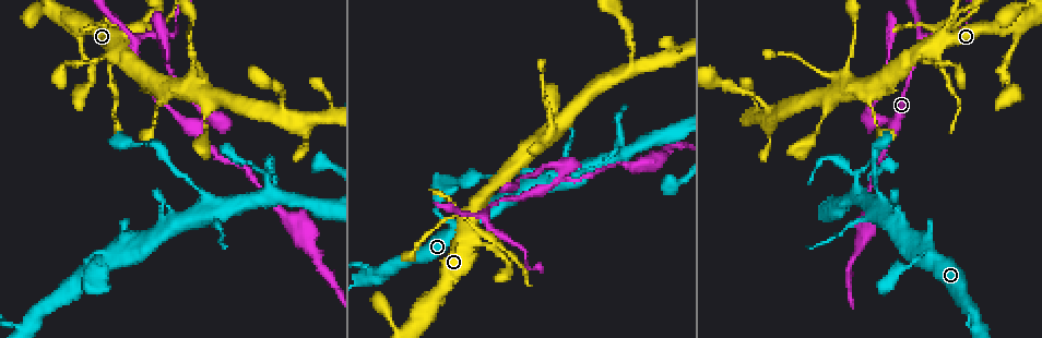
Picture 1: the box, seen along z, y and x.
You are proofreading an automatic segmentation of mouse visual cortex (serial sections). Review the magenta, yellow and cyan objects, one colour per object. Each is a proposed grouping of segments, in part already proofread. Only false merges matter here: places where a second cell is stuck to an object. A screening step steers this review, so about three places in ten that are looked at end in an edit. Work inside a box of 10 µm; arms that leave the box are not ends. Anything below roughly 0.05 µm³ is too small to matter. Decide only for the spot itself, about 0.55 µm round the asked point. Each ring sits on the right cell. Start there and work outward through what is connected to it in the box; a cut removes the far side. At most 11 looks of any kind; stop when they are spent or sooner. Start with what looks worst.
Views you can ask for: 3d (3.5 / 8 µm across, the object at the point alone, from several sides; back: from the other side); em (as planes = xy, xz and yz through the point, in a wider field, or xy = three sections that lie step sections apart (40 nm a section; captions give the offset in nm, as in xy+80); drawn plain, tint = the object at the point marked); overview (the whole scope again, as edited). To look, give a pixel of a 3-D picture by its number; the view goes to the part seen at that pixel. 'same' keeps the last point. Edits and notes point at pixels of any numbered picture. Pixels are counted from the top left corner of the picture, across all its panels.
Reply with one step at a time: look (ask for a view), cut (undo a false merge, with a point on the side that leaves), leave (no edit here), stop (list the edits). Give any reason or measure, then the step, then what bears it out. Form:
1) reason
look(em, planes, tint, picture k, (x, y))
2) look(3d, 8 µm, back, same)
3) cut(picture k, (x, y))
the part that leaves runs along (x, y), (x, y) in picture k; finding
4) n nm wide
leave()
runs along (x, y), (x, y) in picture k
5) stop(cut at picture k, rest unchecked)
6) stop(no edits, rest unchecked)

look(3d, 3.5 µm, picture 1, (479, 233))

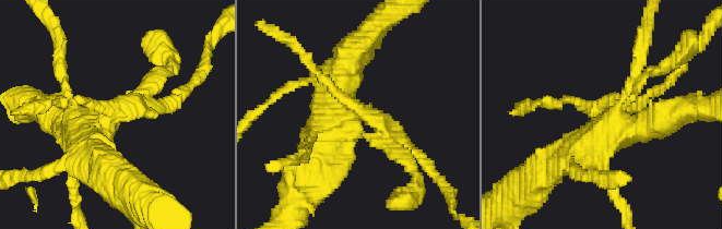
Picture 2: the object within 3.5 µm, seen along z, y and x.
need the tissue
look(em, xy, step 2, tint, picture 2, (356, 113))

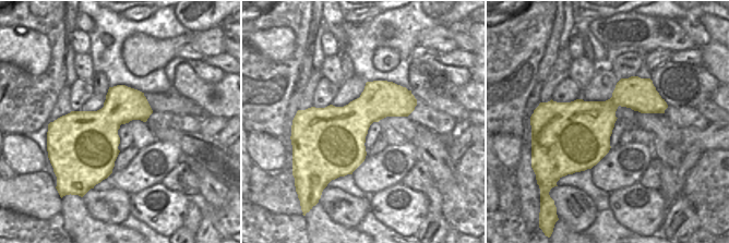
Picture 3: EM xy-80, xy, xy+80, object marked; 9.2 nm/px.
cut(picture 2, (404, 146))
the part that leaves runs along (363, 112), (382, 123), (416, 182) in picture 2; a second cell is stuck on

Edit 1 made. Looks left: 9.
look(overview)

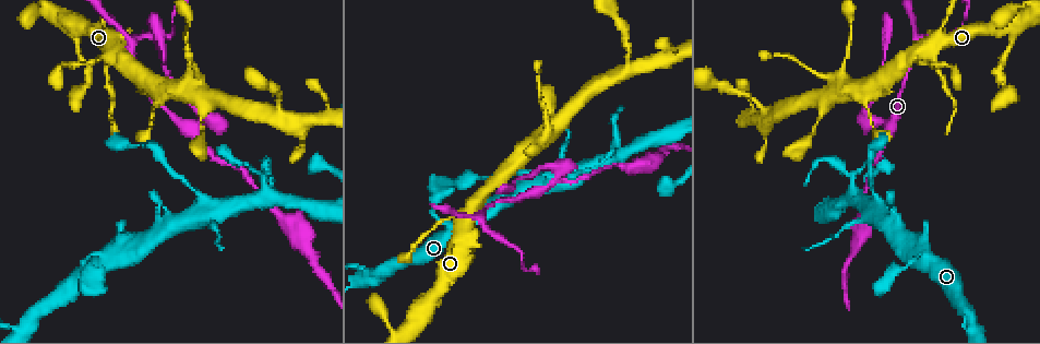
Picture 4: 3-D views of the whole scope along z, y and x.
abrupt turn
look(3d, 3.5 µm, back, picture 4, (209, 119))

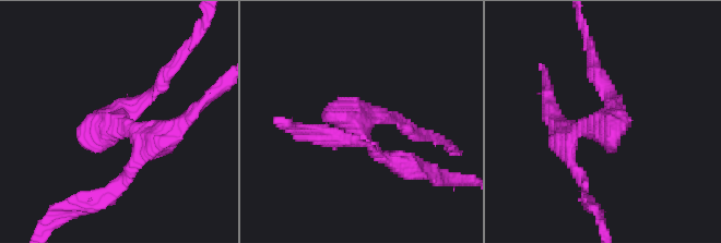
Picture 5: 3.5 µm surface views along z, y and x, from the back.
now the EM
look(em, xy, step 5, tint, picture 5, (361, 122))

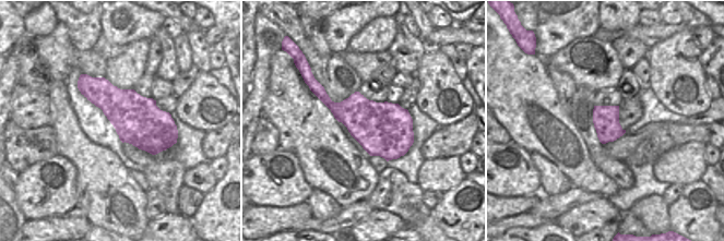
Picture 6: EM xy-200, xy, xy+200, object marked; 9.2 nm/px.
look(em, xy, step 3, tint, same)

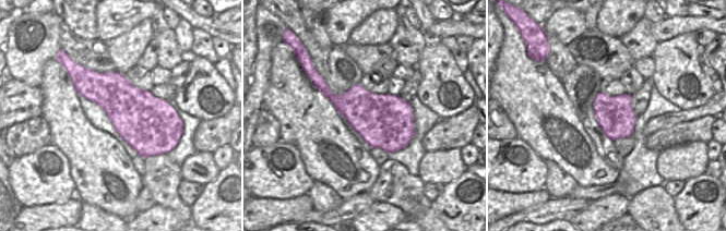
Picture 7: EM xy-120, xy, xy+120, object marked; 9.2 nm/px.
leave()
runs along (563, 142), (613, 111), (595, 74) in picture 5; continuous, no second cell

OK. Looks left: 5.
three-way junction
look(3d, 3.5 µm, picture 4, (205, 200))

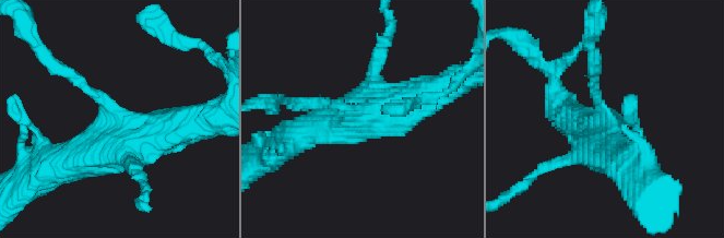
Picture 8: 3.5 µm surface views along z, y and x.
shape alone is not enough
look(em, xy, step 5, tint, picture 8, (605, 117))

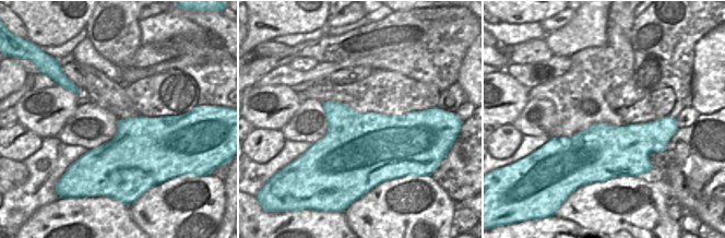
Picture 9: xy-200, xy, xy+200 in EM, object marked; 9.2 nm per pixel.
another direction
look(em, xy, step 3, tint, same)

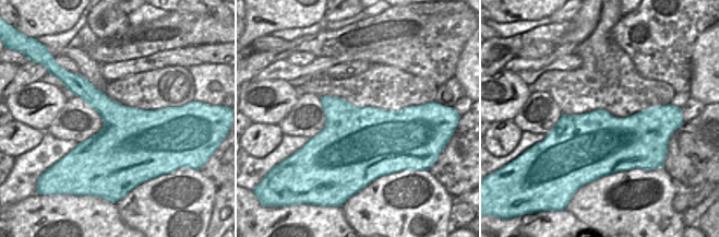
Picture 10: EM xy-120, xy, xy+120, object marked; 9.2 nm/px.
leave()
runs along (59, 166), (119, 135), (182, 122) in picture 8; all the same cell

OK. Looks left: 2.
look(3d, 3.5 µm, picture 4, (628, 74))

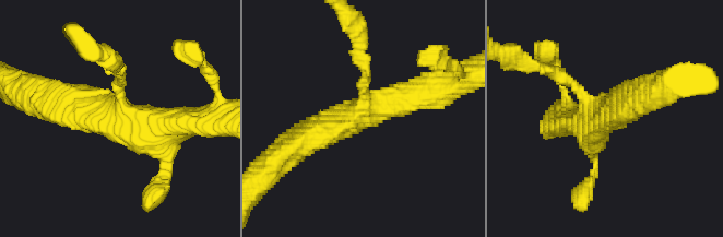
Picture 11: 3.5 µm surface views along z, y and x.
4 arms; arms of 150, 250, 450, 450 nm; now the EM
look(em, xy, step 2, tint, picture 11, (362, 113))

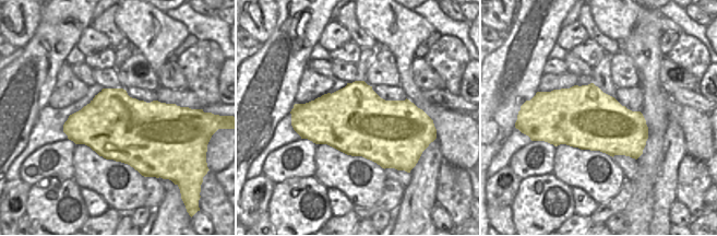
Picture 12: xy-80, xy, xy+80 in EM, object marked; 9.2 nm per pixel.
leave()
runs along (299, 144), (372, 107), (430, 91) in picture 11; all the same cell

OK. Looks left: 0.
stop(cut at picture 2, rest unchecked)

